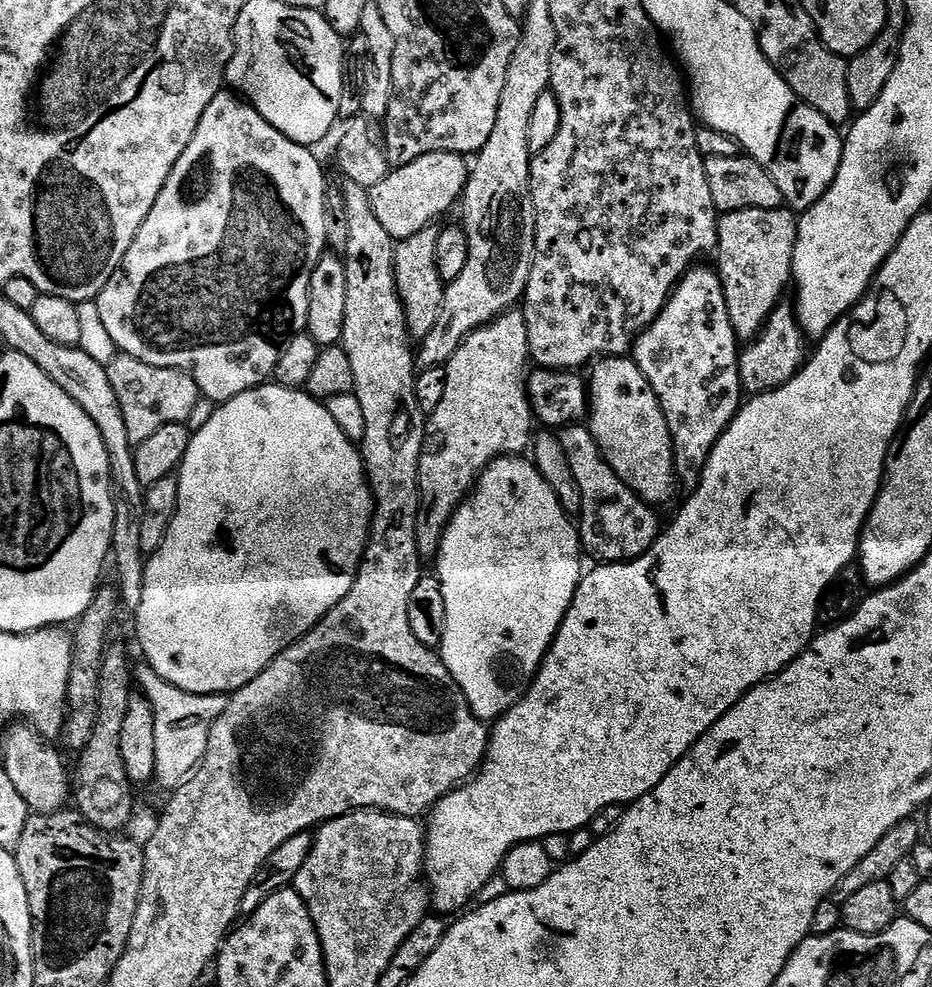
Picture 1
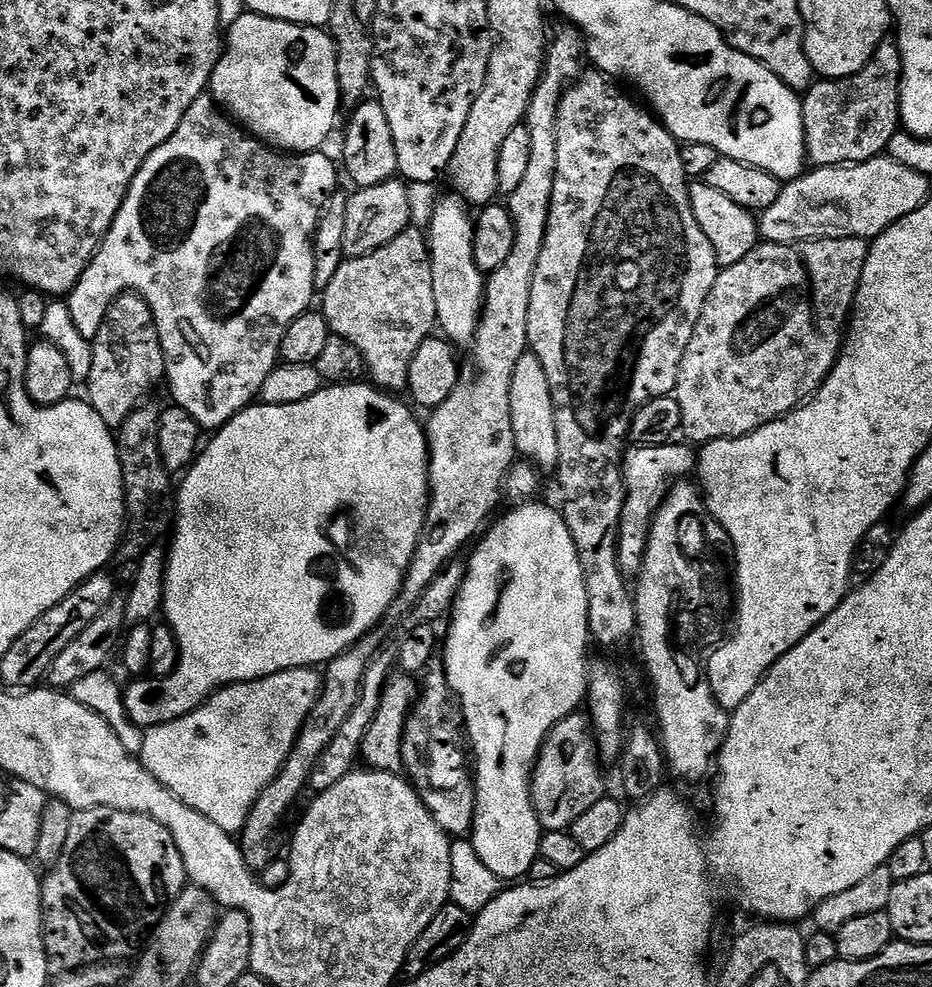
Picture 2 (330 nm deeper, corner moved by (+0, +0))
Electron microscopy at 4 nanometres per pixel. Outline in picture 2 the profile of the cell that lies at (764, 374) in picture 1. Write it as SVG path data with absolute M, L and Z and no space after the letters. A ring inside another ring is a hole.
M862 238L797 240L794 244L761 242L754 250L750 250L750 254L746 254L746 258L742 258L742 262L734 262L734 266L720 269L720 273L716 275L714 290L710 290L710 298L706 298L706 306L702 306L698 326L694 326L690 346L686 346L686 354L682 354L682 366L678 370L678 382L674 393L680 407L680 426L683 435L688 435L693 440L693 445L703 446L711 440L742 438L770 422L782 419L815 396L828 375L832 373L832 367L836 365L836 359L839 358L840 350L844 346L846 329L853 313L852 304L856 300L856 291L860 285L869 247L869 241Z

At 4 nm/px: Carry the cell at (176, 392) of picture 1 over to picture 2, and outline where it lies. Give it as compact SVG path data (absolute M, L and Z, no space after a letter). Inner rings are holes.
M138 294L119 296L110 306L110 310L106 314L95 340L91 341L91 345L92 365L86 381L86 387L88 387L86 399L94 410L98 410L98 414L102 414L102 422L106 422L108 428L119 430L122 422L126 422L126 418L130 413L151 397L148 395L151 394L152 387L159 380L161 383L166 376L162 342L150 306Z

